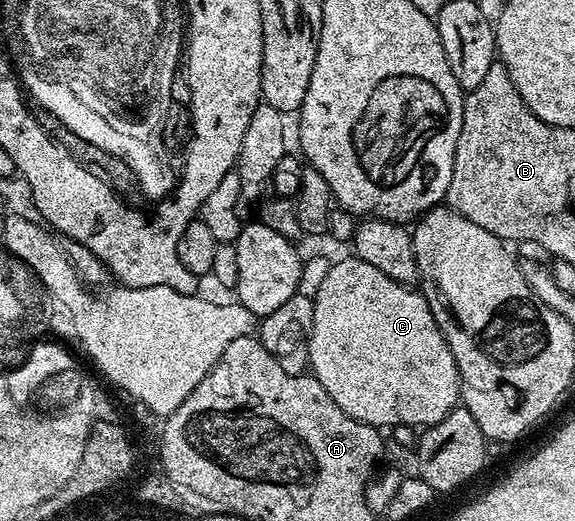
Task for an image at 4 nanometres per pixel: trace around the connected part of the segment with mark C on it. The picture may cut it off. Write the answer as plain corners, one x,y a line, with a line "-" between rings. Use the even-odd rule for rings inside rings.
350,258
350,260
341,260
338,264
335,262
329,264
326,278
315,289
313,309
315,310
315,322
309,339
309,368
312,375
316,376
317,381
323,386
323,390
327,390
327,394
331,394
335,406
339,406
339,410
343,410
343,414
364,424
369,424
375,429
389,430
398,424
410,426
438,424
440,420
447,418
451,409
458,407
461,398
461,375
455,366
451,346
447,346
433,317
432,308
416,287
401,284
395,278
389,278
387,274
383,274
383,270
375,270
375,266
371,266
367,262

